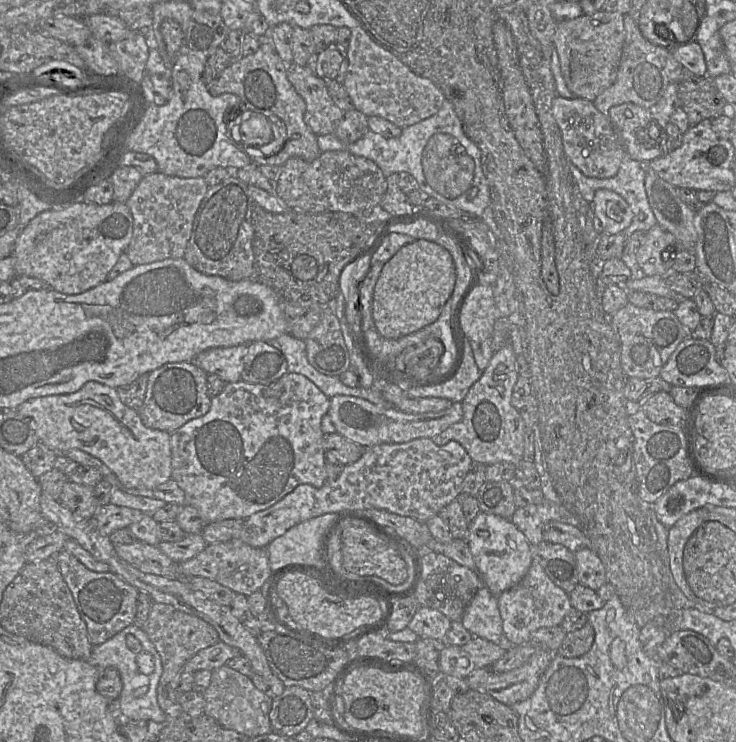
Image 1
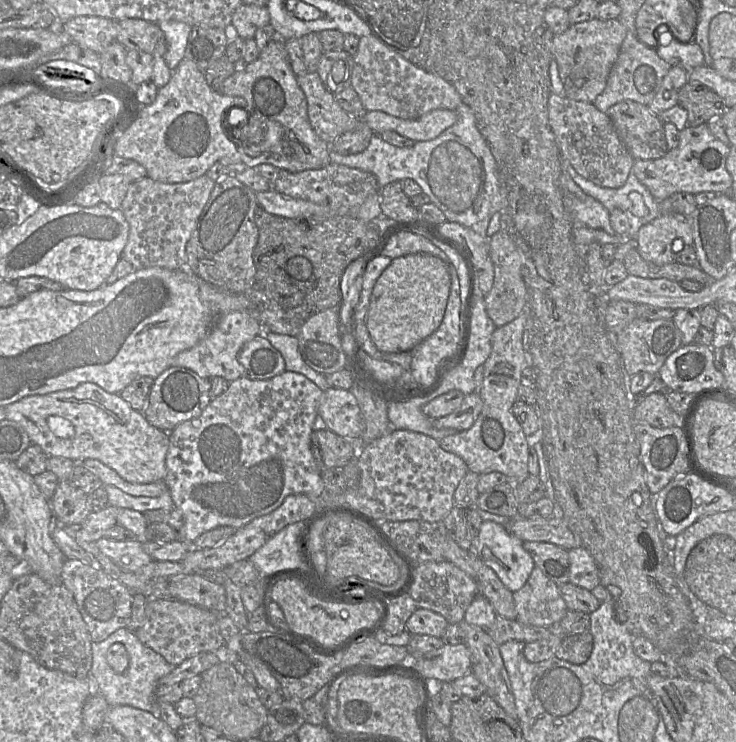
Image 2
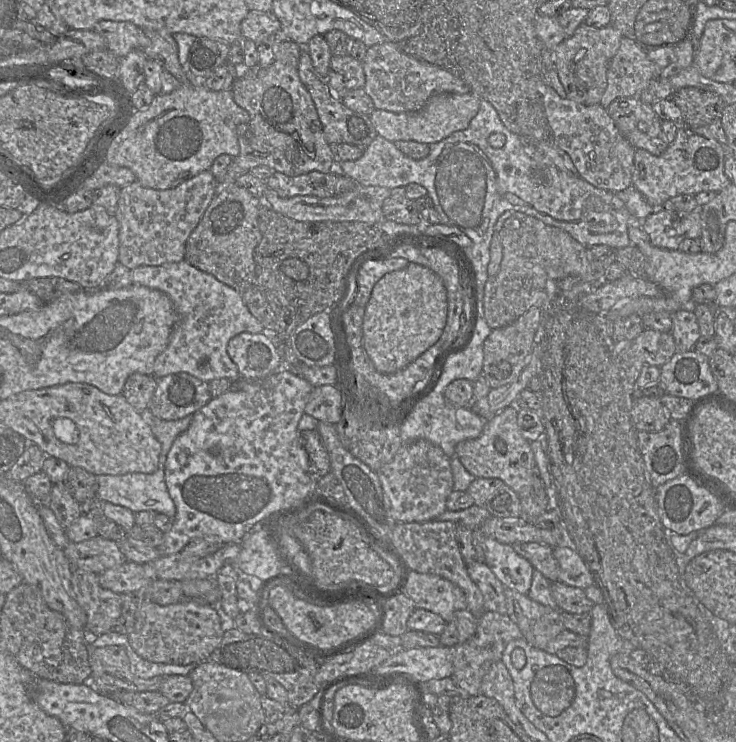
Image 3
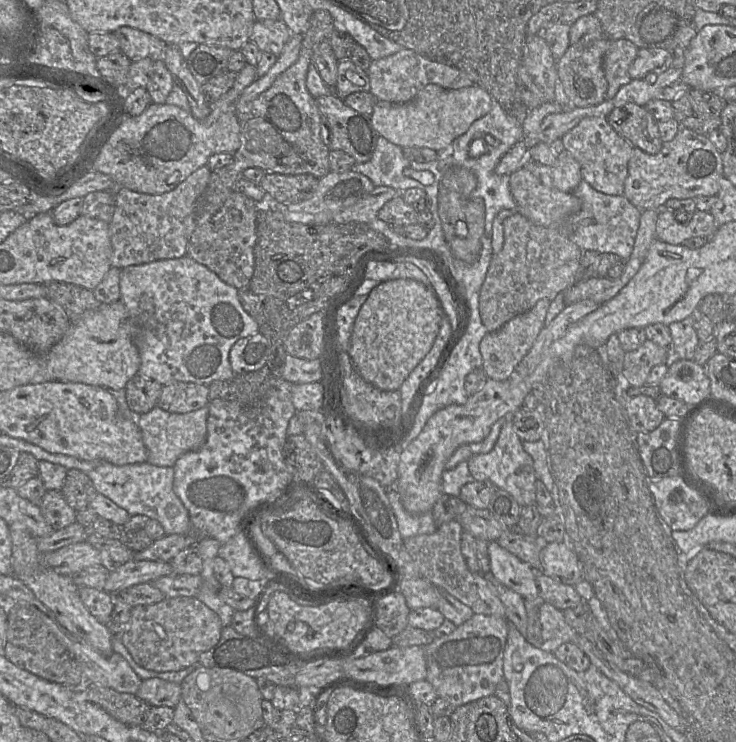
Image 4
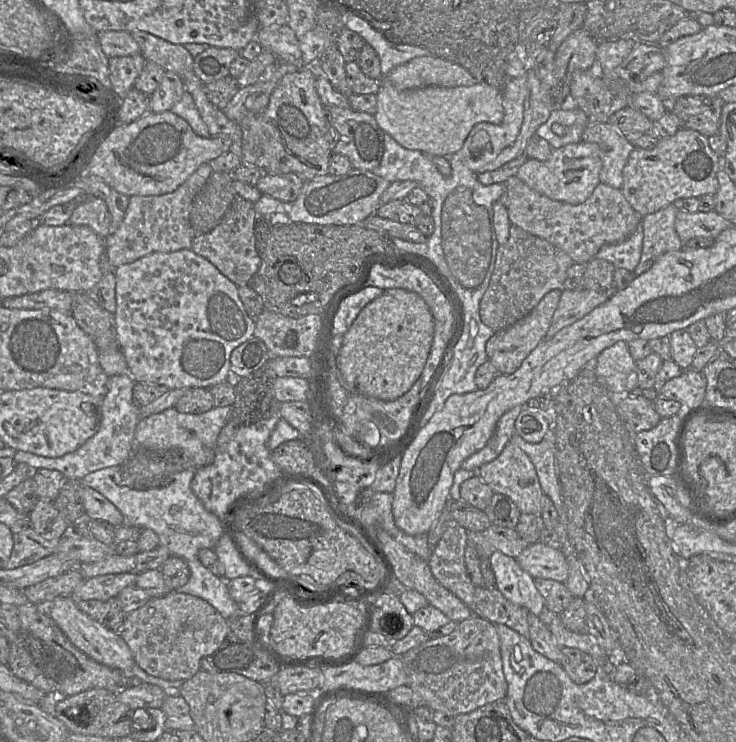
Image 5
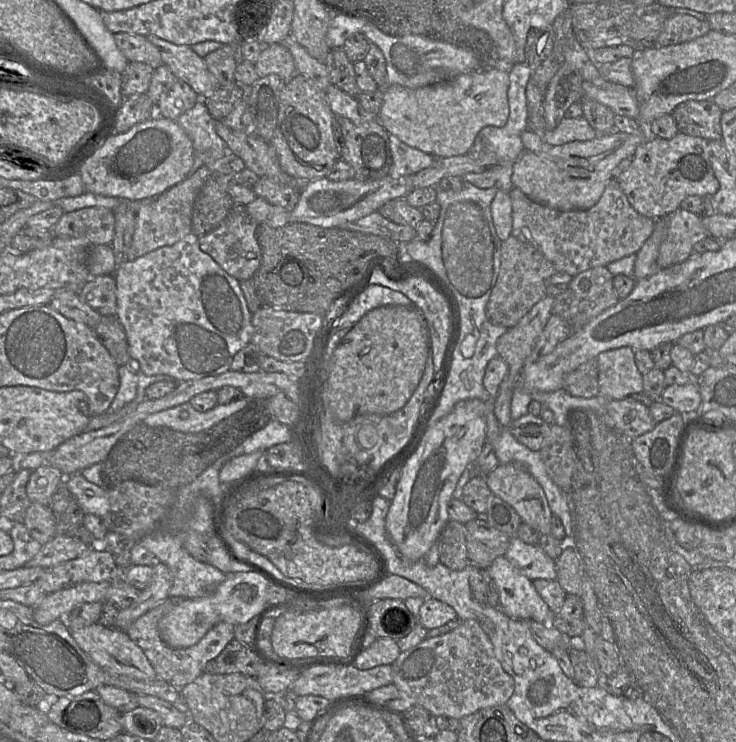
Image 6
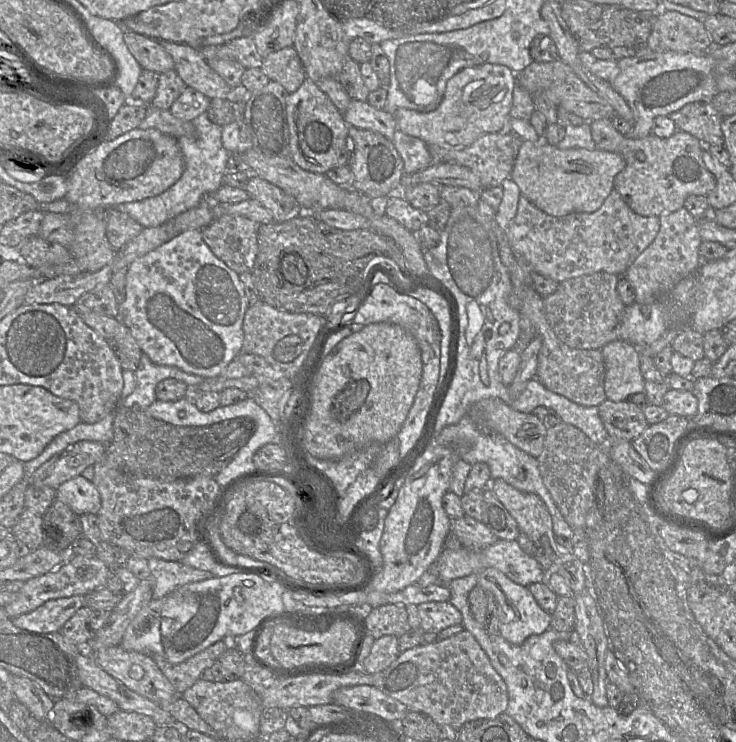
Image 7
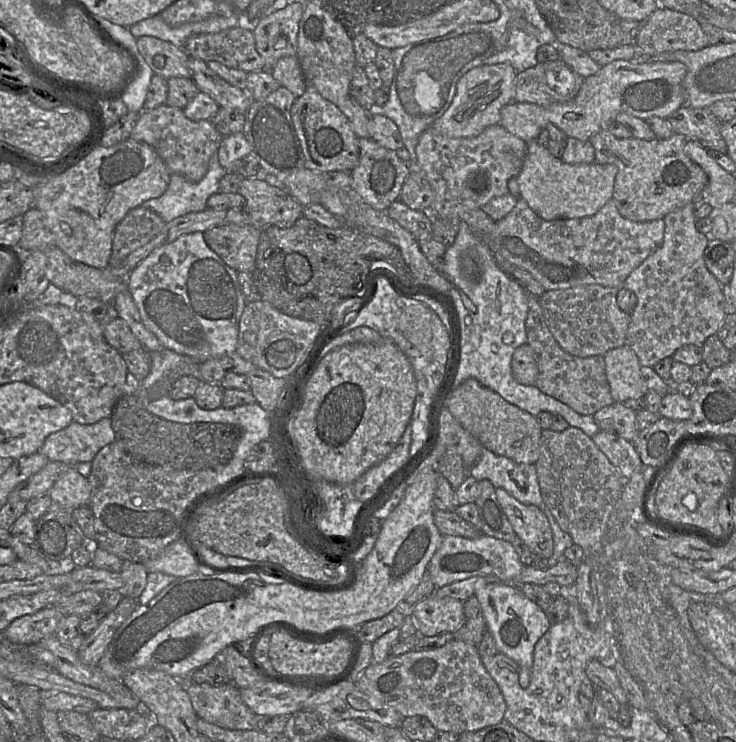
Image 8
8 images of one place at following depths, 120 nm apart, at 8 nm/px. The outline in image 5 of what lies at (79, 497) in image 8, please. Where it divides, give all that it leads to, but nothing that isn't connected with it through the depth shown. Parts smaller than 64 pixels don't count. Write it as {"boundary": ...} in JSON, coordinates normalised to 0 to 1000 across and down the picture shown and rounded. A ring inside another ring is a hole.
{"boundary":[[[110,654],[109,667],[115,693],[125,701],[141,701],[155,710],[164,709],[170,705],[168,695],[162,686],[133,662],[120,655]]]}

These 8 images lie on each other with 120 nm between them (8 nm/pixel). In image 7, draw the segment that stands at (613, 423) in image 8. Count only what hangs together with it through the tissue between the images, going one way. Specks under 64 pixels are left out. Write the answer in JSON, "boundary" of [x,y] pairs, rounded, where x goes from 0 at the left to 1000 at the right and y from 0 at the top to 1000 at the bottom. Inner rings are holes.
{"boundary":[[[823,538],[813,547],[813,551],[829,593],[857,596],[880,574],[874,553],[852,539],[834,542]]]}

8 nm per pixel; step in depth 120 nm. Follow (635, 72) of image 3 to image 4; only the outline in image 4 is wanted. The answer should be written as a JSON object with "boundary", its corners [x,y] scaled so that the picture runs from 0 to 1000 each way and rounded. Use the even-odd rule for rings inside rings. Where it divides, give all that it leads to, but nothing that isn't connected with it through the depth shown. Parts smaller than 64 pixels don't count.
{"boundary":[[[852,53],[833,54],[819,78],[826,119],[822,133],[832,133],[842,117],[855,112],[855,90],[867,73],[867,63]]]}

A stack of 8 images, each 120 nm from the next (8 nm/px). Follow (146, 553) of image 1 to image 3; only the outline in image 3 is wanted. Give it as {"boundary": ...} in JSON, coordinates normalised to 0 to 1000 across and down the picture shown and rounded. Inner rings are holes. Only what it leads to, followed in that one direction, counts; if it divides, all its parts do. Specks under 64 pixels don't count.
{"boundary":[[[133,721],[107,732],[95,730],[87,745],[99,767],[111,767],[133,775],[173,756],[156,729]]]}

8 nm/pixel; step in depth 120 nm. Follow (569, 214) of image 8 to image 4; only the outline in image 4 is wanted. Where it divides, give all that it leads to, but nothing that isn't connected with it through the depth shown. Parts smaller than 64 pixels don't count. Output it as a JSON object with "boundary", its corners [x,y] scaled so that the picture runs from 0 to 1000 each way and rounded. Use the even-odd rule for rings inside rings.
{"boundary":[[[768,201],[760,205],[757,220],[751,224],[742,224],[721,217],[717,222],[715,222],[715,225],[717,225],[719,229],[723,230],[723,233],[731,239],[740,249],[769,260],[779,260],[792,241],[788,221]]]}

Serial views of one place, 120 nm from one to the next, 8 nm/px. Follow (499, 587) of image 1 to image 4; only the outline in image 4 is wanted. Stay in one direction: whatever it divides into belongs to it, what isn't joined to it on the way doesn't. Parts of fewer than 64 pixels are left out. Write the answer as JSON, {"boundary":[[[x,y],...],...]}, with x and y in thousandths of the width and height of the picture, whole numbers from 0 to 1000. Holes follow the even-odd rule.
{"boundary":[[[674,729],[664,730],[663,747],[666,771],[679,786],[712,807],[724,807],[732,802],[728,776],[734,770],[682,739]]]}

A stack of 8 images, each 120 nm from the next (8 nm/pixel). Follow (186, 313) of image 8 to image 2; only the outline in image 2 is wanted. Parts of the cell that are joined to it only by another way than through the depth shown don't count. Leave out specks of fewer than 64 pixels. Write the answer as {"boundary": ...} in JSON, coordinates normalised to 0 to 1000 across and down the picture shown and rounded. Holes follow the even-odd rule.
{"boundary":[[[315,419],[302,425],[291,437],[283,451],[265,466],[245,474],[234,485],[231,493],[258,497],[274,509],[302,508],[315,515],[332,503],[332,495],[323,487],[323,476],[340,458],[355,450],[356,437],[346,425],[337,419]]]}

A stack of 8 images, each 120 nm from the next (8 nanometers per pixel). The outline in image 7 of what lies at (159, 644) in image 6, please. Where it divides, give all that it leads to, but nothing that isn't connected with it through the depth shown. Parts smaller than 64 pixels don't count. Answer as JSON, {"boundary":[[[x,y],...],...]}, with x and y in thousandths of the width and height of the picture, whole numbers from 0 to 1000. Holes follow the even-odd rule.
{"boundary":[[[302,861],[240,895],[230,892],[216,881],[205,881],[205,884],[242,935],[246,937],[272,915],[276,903],[287,899],[311,872],[314,872],[313,861]]]}

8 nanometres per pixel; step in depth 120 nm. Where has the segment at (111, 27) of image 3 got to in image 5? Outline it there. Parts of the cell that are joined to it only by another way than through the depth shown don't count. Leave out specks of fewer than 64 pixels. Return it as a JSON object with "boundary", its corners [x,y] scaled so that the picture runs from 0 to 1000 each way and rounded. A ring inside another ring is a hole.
{"boundary":[[[197,42],[177,43],[190,65],[190,73],[200,81],[232,96],[250,108],[272,108],[264,98],[264,77],[246,59],[235,59]]]}

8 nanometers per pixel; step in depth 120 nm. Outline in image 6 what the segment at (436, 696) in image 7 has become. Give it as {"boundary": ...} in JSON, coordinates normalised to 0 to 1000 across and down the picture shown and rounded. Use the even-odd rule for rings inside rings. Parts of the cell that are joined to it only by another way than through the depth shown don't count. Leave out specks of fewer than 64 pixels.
{"boundary":[[[630,836],[618,849],[588,860],[579,860],[568,869],[543,880],[533,894],[534,922],[591,966],[626,969],[647,958],[685,950],[696,938],[698,918],[674,888],[670,869],[645,836]]]}

